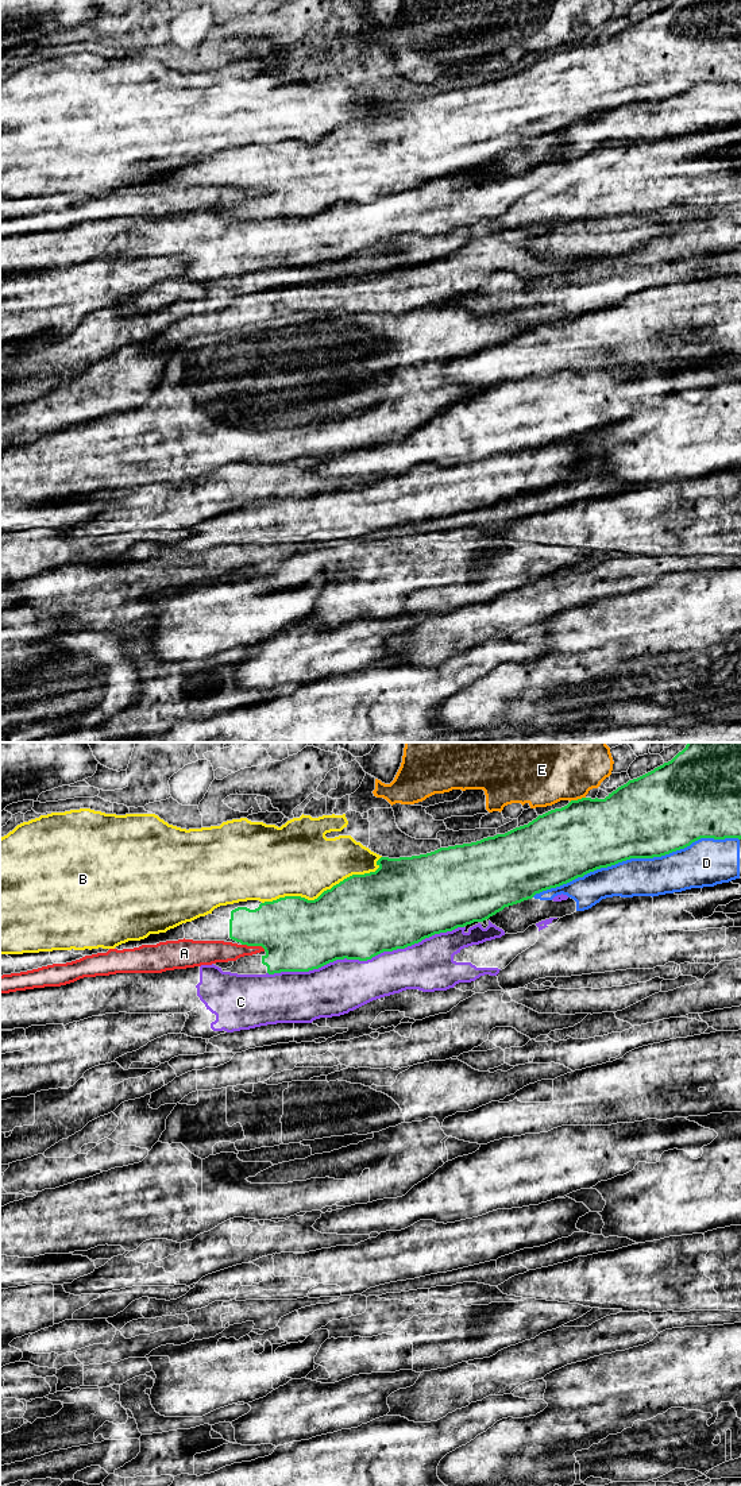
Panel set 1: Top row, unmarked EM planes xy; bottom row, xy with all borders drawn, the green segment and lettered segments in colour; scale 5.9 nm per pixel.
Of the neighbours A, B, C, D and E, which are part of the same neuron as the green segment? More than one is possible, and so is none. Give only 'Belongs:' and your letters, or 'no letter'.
Belongs: no letter

